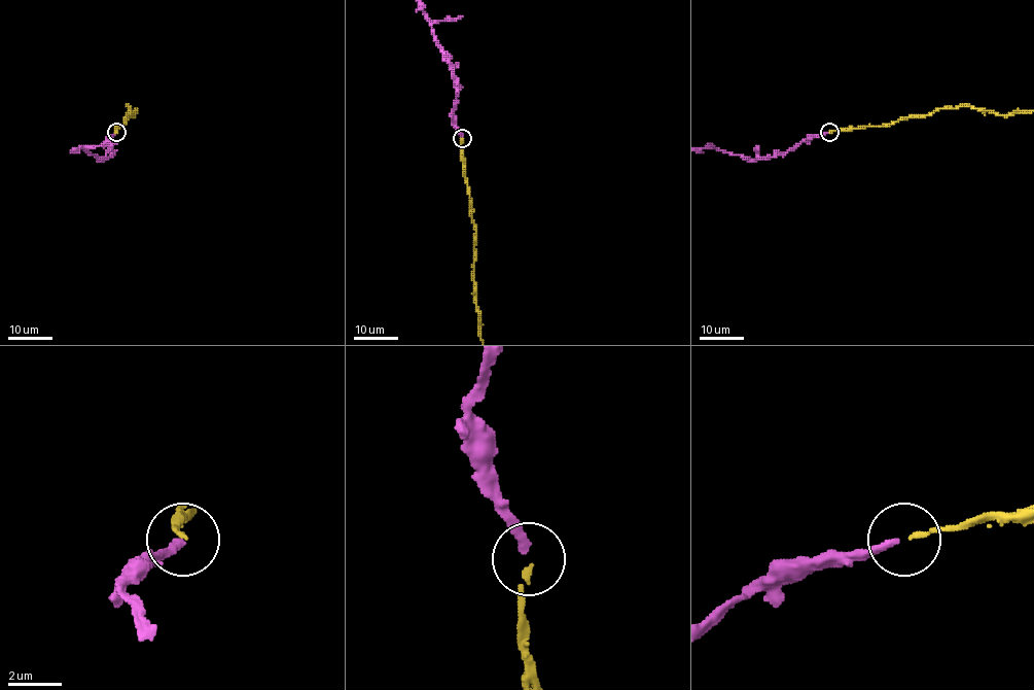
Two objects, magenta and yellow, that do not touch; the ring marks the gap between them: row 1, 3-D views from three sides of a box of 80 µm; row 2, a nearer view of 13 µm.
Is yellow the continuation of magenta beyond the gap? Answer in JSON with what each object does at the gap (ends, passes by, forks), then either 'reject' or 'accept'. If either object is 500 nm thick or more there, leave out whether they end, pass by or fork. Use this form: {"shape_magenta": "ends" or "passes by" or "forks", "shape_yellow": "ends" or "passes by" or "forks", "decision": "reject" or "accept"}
{"shape_magenta": "ends", "shape_yellow": "ends", "decision": "accept"}

